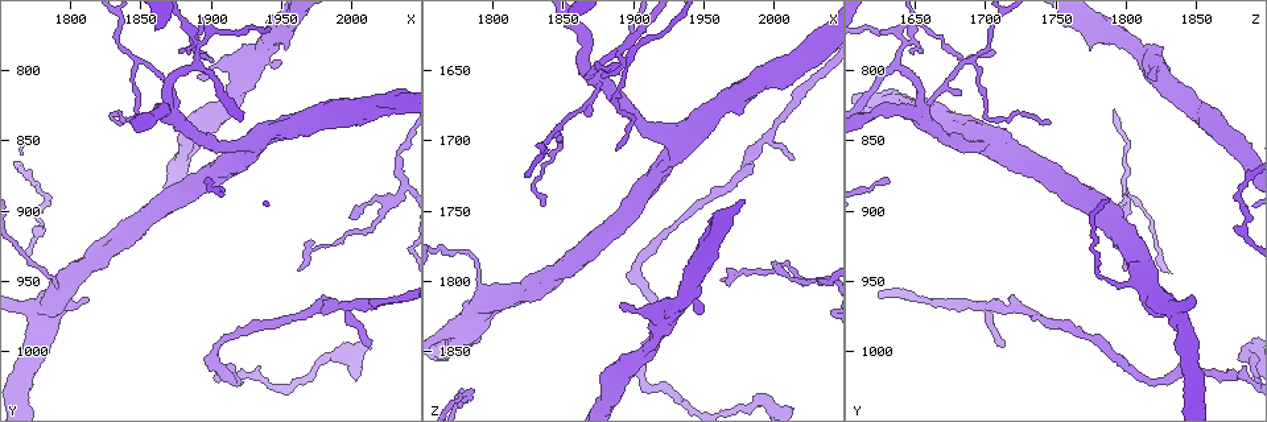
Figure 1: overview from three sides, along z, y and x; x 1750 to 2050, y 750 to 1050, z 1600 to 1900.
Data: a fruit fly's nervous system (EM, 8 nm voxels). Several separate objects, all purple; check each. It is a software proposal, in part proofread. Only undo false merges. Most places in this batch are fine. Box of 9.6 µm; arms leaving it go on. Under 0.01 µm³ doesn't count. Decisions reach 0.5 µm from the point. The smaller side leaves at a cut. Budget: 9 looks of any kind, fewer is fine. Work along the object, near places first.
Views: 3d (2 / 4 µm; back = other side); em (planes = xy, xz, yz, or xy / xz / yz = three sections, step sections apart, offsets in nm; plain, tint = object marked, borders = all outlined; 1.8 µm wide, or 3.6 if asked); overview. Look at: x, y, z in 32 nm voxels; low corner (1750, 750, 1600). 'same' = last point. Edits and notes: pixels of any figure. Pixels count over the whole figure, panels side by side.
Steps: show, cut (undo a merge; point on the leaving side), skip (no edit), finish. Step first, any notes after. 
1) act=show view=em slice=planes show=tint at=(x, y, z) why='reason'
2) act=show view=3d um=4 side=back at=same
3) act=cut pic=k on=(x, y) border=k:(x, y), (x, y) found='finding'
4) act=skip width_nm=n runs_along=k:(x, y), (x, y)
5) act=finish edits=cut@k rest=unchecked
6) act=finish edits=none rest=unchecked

act=show view=3d um=4 at=(1908, 1016, 1874) why='sharp bend'

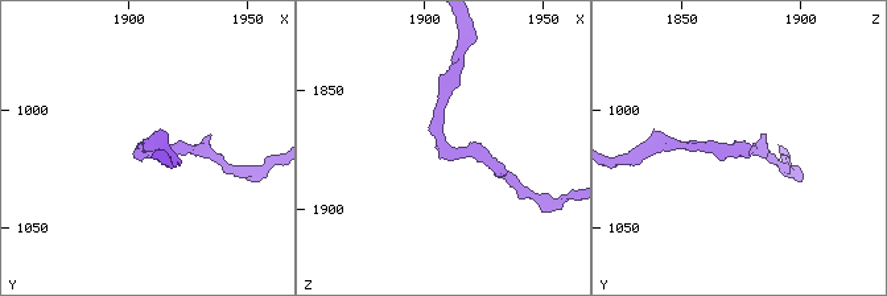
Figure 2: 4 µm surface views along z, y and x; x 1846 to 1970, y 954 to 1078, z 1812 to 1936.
act=show view=em slice=planes show=tint at=(1907, 1017, 1871) arm_widths_nm=160,190 why='now the EM'

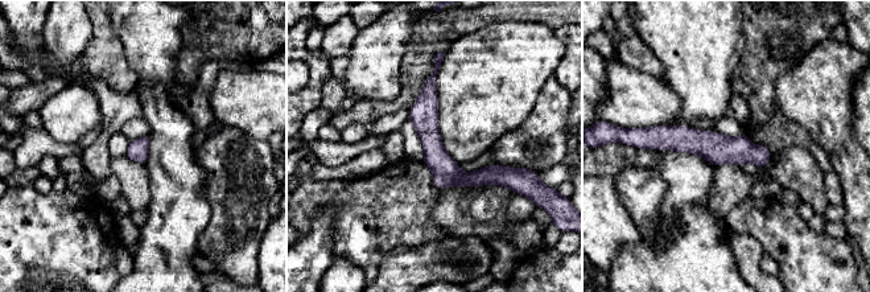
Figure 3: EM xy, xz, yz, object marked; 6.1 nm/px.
act=skip runs_along=3:(432, 78), (433, 152), (458, 177), (508, 176) found='all the same neuron'

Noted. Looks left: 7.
act=show view=em slice=planes show=tint at=(2022, 892, 1800) why='branch point'

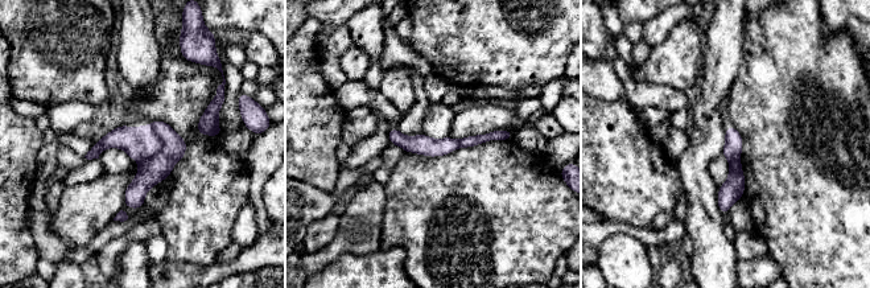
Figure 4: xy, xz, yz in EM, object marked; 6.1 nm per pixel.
act=skip runs_along=4:(510, 134), (445, 145), (391, 136) found='all the same neuron'

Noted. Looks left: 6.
act=show view=3d um=2 at=(1894, 782, 1644) why='branch point'

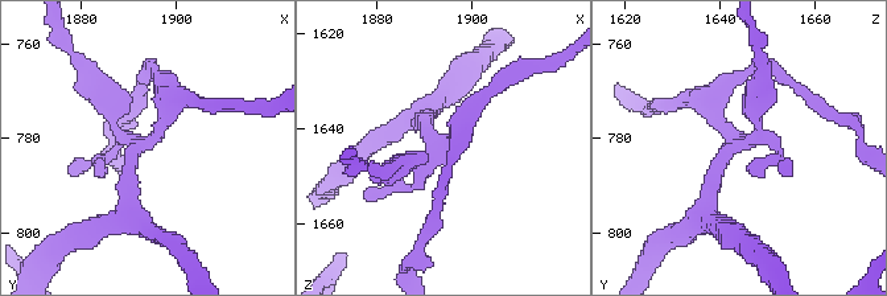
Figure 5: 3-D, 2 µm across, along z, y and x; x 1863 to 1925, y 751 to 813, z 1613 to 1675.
act=show view=em slice=xy step=4 show=tint at=(1894, 781, 1644) why='shape alone is not enough'

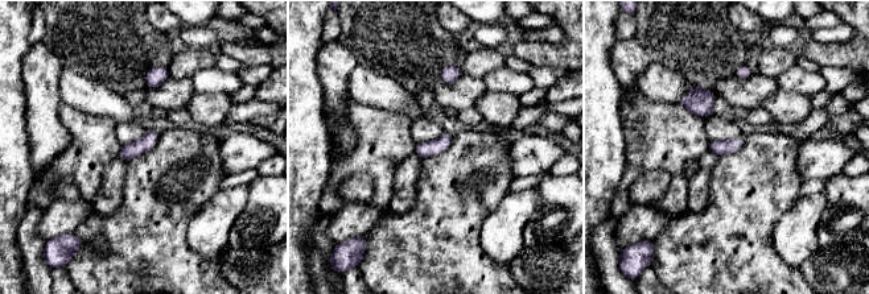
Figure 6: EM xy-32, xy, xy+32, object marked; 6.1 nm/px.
act=show view=em slice=planes show=tint at=same why='another direction'

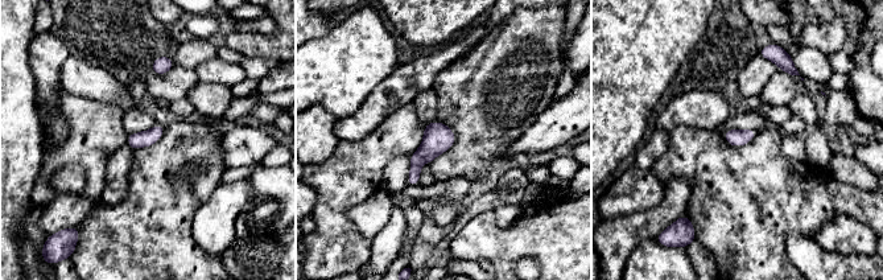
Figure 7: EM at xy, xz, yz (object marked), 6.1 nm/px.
act=skip found='all the same neuron'

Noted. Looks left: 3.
act=show view=3d um=2 side=back at=(1870, 828, 1654) why='four or more arms meet'

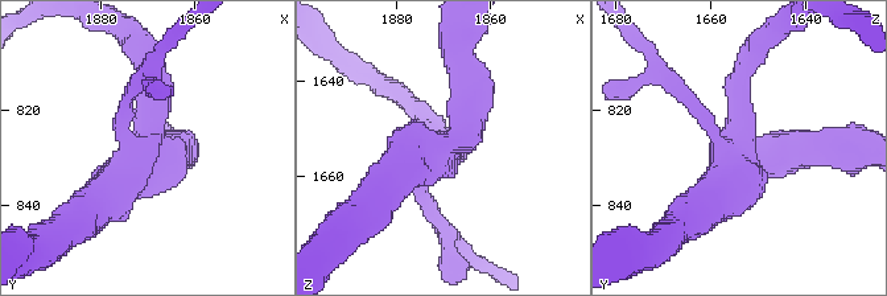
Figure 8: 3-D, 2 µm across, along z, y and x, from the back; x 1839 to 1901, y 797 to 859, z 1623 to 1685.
act=show view=em slice=planes show=tint at=(1871, 829, 1655) arms=4

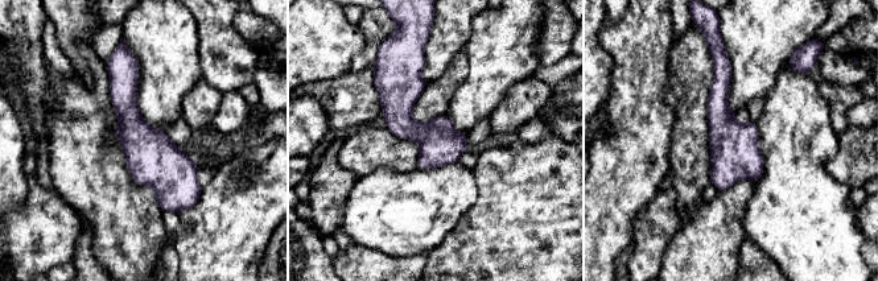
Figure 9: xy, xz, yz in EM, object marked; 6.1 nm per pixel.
act=skip runs_along=9:(126, 62), (132, 132), (181, 207) found='all the same neuron'

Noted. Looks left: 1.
act=finish edits=none rest=unchecked

